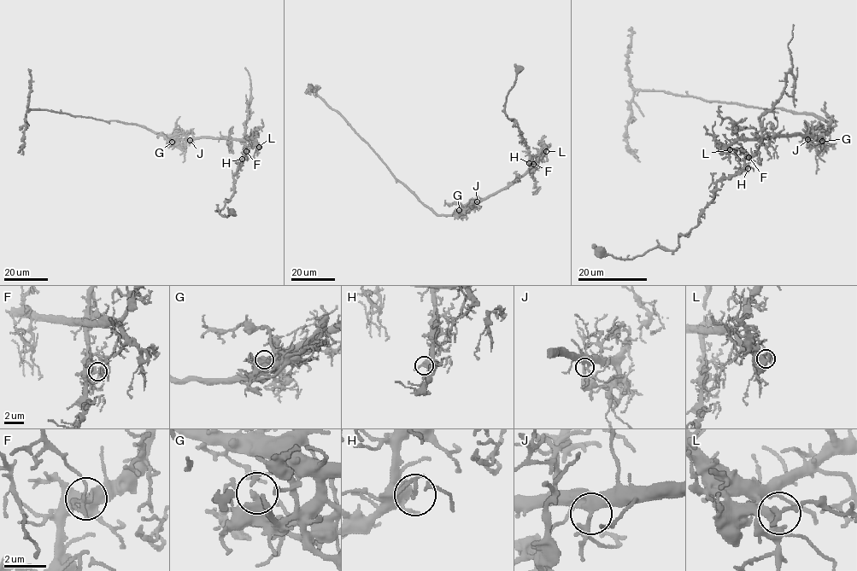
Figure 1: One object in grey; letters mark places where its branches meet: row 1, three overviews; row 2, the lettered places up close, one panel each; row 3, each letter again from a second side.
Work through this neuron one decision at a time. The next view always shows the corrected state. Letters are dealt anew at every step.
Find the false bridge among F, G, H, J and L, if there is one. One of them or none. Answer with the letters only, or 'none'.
F

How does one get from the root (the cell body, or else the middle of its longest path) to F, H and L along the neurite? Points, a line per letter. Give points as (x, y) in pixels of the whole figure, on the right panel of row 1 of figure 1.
F: (816, 136), (772, 135), (761, 138), (740, 138), (736, 142), (748, 156)
H: (816, 136), (772, 135), (761, 138), (740, 138), (736, 142), (748, 154), (749, 157), (745, 160), (748, 168)
L: (816, 136), (772, 135), (761, 138), (740, 138), (727, 147), (730, 149)

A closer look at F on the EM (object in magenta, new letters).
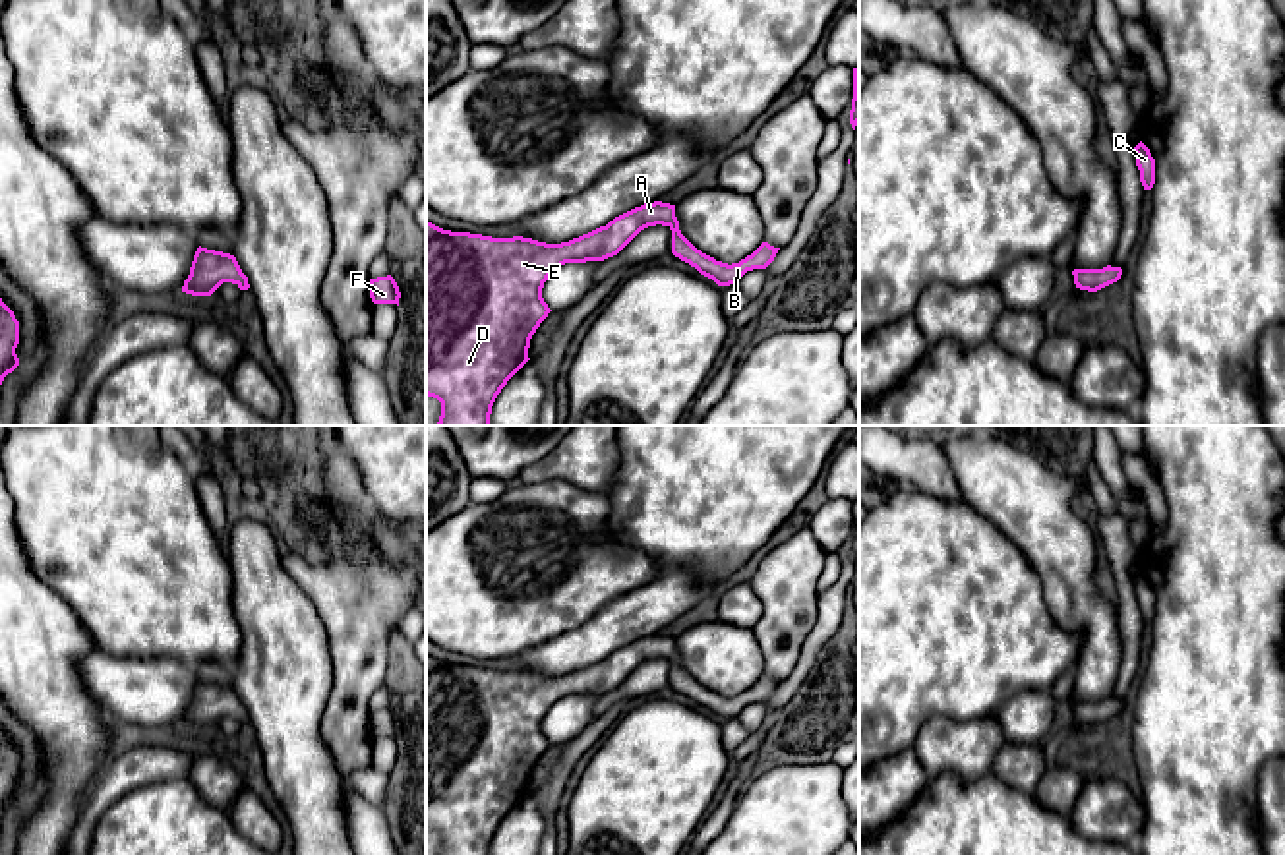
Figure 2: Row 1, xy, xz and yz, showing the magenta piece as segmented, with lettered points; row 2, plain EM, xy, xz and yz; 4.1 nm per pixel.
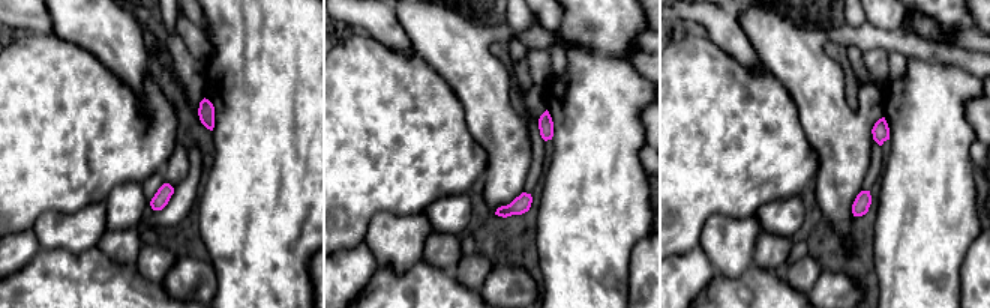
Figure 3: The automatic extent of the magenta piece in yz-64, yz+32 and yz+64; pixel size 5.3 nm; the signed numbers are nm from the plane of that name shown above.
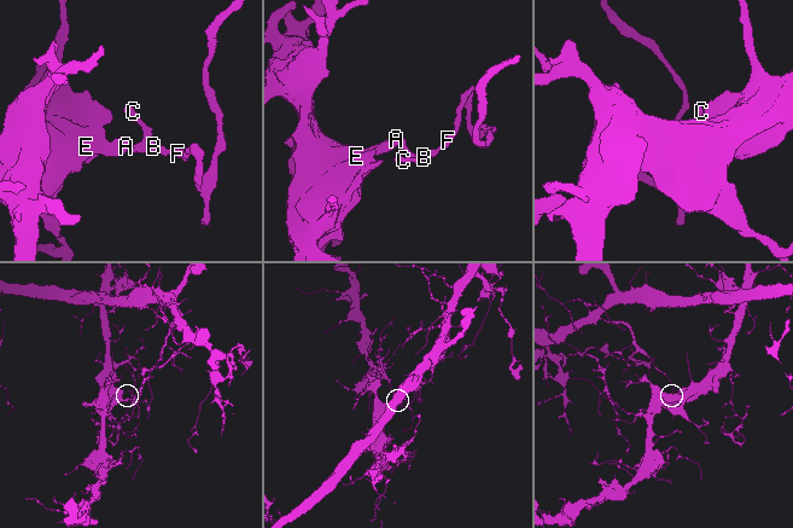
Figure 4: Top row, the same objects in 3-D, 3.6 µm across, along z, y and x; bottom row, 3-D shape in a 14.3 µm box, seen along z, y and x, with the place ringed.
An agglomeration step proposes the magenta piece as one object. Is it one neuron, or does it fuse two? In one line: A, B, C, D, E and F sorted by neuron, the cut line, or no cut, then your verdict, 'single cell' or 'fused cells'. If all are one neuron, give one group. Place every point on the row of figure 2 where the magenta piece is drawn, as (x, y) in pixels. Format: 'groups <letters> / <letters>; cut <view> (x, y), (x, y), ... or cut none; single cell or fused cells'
groups A D E / B C F; cut xz (676, 217), (666, 225); fused cells

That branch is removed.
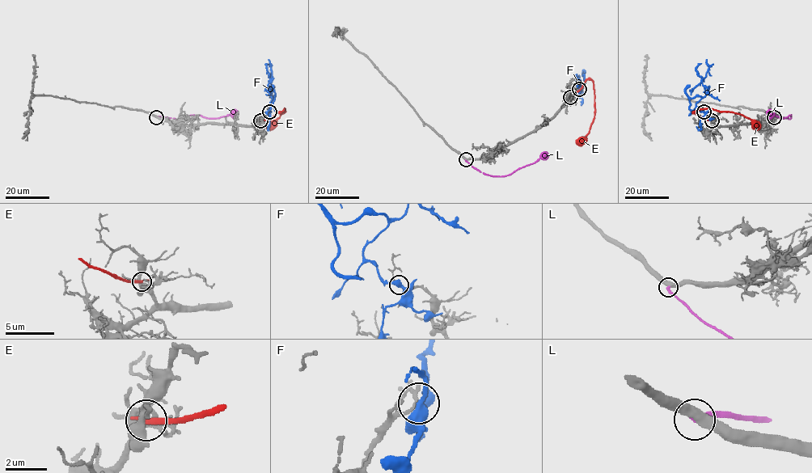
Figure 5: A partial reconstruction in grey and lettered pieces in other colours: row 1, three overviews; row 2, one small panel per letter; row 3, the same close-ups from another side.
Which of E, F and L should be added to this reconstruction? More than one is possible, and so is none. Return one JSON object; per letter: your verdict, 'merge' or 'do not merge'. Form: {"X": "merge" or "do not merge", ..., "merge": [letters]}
{"E": "do not merge", "F": "do not merge", "L": "merge", "merge": ["L"]}

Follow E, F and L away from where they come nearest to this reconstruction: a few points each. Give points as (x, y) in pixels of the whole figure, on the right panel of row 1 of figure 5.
E: (712, 120), (694, 112), (712, 108), (736, 112), (747, 117), (759, 128)
F: (704, 112), (695, 103), (705, 95), (702, 79), (708, 68), (707, 59)
L: (774, 117), (790, 119), (791, 116), (780, 118), (773, 114), (767, 114)

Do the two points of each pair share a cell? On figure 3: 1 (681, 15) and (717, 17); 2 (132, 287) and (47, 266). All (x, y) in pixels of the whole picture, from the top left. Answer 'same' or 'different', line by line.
1: same
2: same

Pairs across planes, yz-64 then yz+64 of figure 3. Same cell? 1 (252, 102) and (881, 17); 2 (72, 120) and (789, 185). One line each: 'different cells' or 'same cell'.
1: different cells
2: same cell

